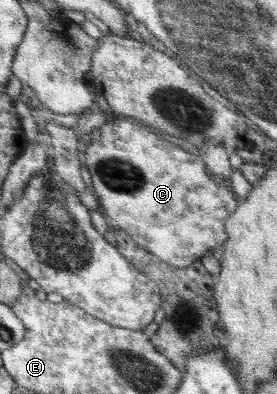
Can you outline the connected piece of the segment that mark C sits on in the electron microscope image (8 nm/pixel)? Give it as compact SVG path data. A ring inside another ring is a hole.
M122 117L101 132L101 139L83 148L83 157L91 187L110 221L115 219L145 251L173 267L189 267L228 241L223 219L235 211L237 197L230 187L211 179L203 159ZM129 163L135 163L135 171Z

